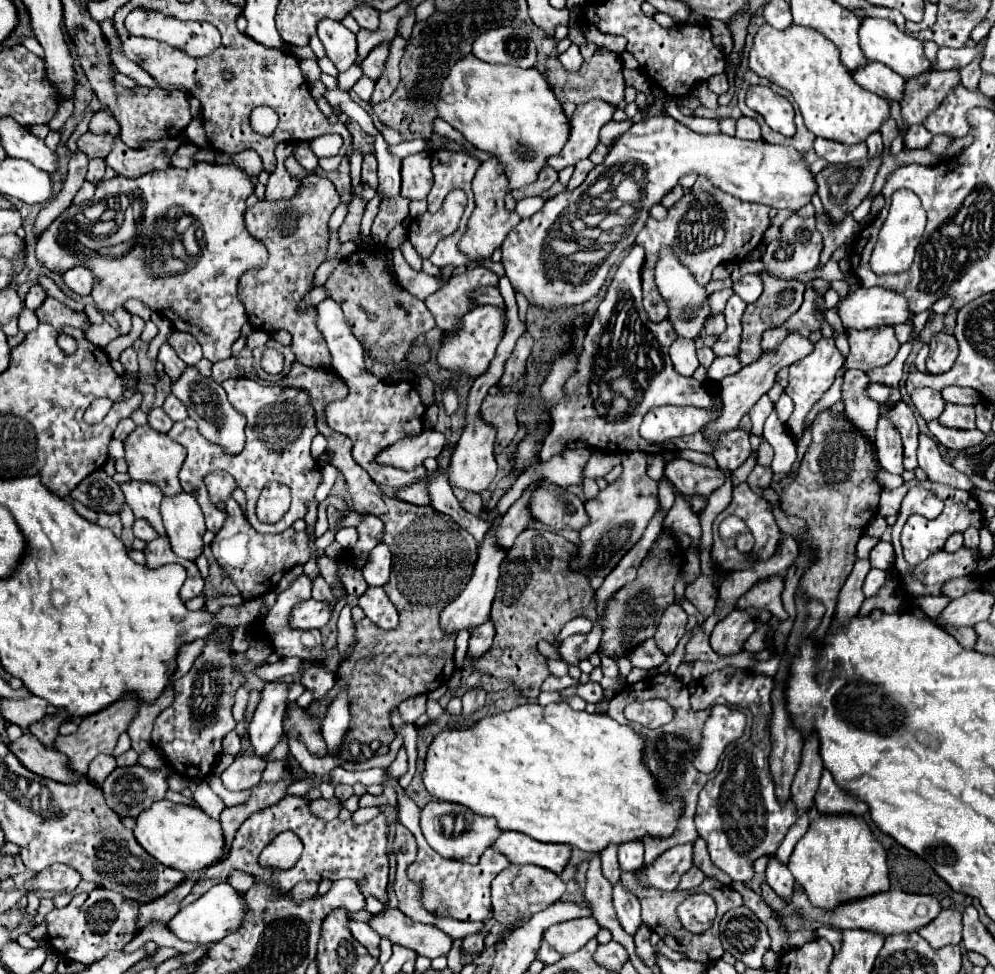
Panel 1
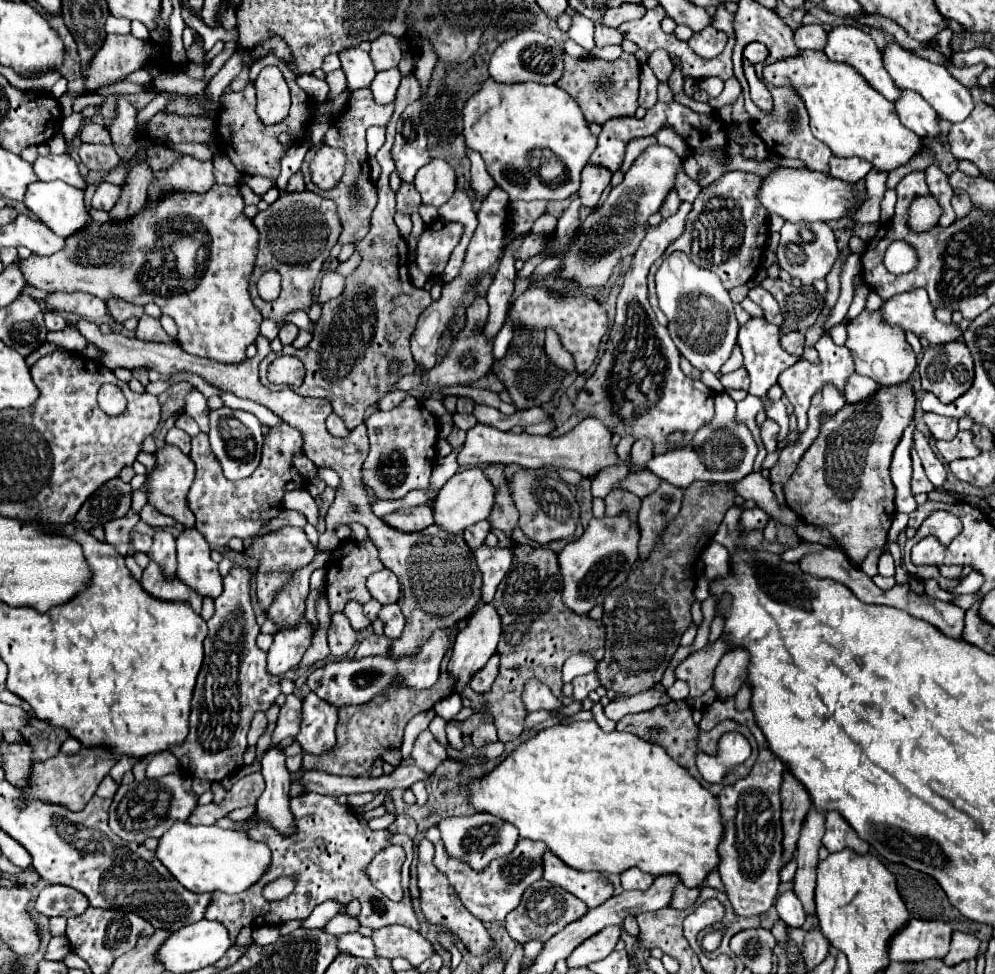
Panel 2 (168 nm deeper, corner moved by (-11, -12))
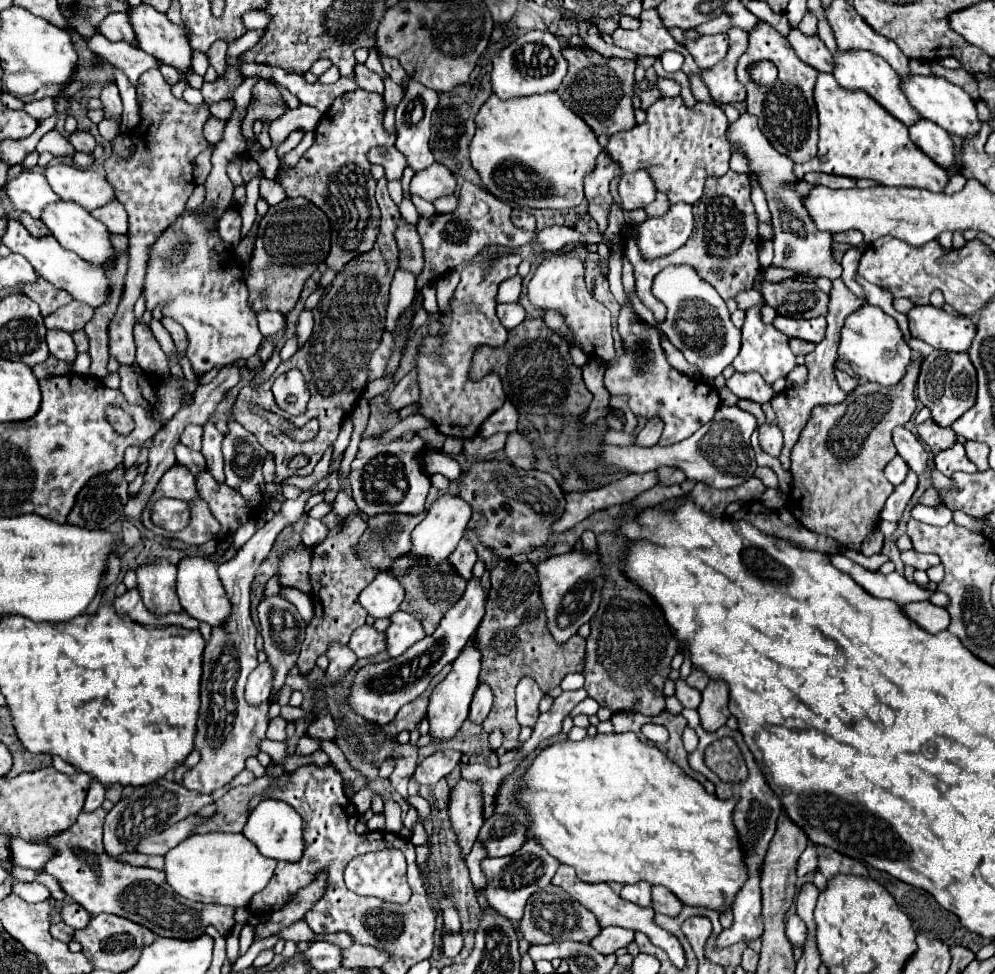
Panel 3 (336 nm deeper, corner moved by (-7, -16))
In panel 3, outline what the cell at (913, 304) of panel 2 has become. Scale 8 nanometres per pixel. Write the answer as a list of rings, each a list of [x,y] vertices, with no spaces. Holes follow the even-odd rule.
[[[914,306],[908,314],[910,332],[914,338],[928,342],[936,350],[968,352],[976,326],[966,316],[952,316],[934,306]]]

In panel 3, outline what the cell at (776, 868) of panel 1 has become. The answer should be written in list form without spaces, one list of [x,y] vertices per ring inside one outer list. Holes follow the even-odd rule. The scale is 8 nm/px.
[[[796,914],[790,916],[786,922],[786,936],[794,946],[802,946],[806,940],[806,926]]]

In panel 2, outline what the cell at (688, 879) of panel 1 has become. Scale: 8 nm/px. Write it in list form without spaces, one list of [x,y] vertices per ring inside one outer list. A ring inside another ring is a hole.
[[[676,884],[674,892],[672,892],[670,908],[676,908],[676,910],[688,910],[688,908],[694,906],[698,894],[700,894],[700,890],[692,890],[692,888],[684,888],[682,884]]]

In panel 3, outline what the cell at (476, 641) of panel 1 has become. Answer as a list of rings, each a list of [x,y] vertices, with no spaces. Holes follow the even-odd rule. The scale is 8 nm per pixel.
[[[480,684],[474,692],[472,704],[470,704],[470,720],[472,722],[482,722],[492,708],[492,690],[488,684]]]

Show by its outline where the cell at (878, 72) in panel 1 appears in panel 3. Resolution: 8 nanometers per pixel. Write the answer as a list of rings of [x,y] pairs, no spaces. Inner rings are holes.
[[[920,118],[916,124],[908,126],[908,132],[910,140],[936,164],[942,168],[950,168],[954,164],[954,144],[944,128],[938,128],[938,124],[932,124],[932,120]]]

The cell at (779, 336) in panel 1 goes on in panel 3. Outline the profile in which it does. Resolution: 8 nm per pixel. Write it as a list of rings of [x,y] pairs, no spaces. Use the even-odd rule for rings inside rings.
[[[790,338],[790,348],[796,356],[806,356],[808,352],[814,350],[814,344],[812,342],[804,342],[804,340],[798,340],[798,338]]]

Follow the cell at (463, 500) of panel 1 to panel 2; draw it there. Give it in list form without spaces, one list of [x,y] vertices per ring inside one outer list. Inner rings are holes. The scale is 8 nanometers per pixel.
[[[484,520],[484,522],[474,524],[472,528],[468,528],[468,530],[462,534],[462,538],[466,540],[466,544],[470,546],[470,550],[474,552],[474,550],[484,542],[484,538],[486,538],[488,532],[490,532],[490,524],[488,524],[488,520]]]

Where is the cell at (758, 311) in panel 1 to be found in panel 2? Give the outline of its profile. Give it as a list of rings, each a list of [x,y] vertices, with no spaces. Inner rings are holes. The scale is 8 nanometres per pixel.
[[[766,278],[762,286],[778,300],[780,310],[786,318],[788,330],[806,330],[816,322],[824,308],[824,296],[812,286],[792,286],[784,280]]]

